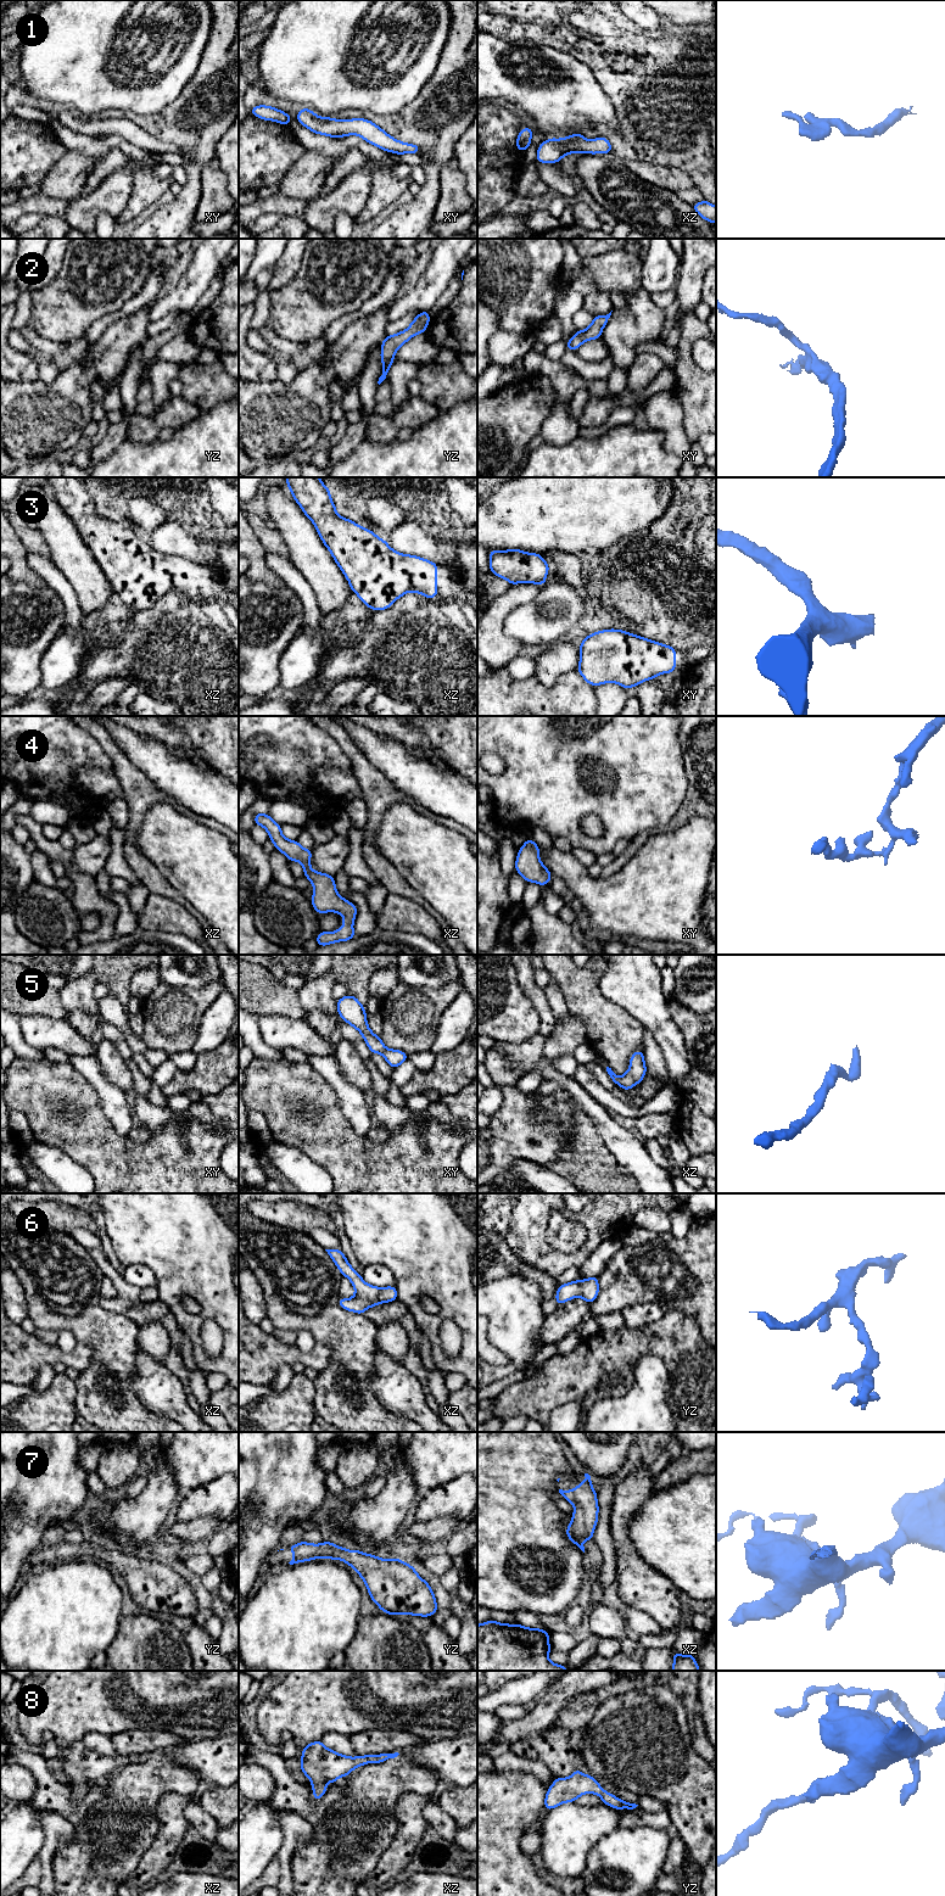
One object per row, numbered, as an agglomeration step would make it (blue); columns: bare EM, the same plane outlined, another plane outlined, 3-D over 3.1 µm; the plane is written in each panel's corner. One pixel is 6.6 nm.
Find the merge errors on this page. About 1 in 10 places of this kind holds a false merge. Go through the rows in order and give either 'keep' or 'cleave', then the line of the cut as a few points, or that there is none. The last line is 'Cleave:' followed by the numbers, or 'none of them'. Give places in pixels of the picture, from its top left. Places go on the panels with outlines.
1: keep; cut none
2: keep; cut none
3: keep; cut none
4: keep; cut none
5: keep; cut none
6: keep; cut none
7: keep; cut none
8: keep; cut none
Cleave: none of them

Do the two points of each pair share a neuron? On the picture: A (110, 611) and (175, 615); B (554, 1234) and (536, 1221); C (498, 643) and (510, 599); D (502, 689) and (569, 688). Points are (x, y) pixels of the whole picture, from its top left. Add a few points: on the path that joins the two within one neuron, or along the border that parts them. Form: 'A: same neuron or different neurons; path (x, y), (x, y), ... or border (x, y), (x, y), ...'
A: different neurons; border (133, 610), (124, 620)
B: different neurons; border (553, 1207), (546, 1239), (552, 1247), (563, 1253)
C: same neuron; path (496, 632), (496, 614), (499, 610)
D: same neuron; path (519, 694), (552, 694)

